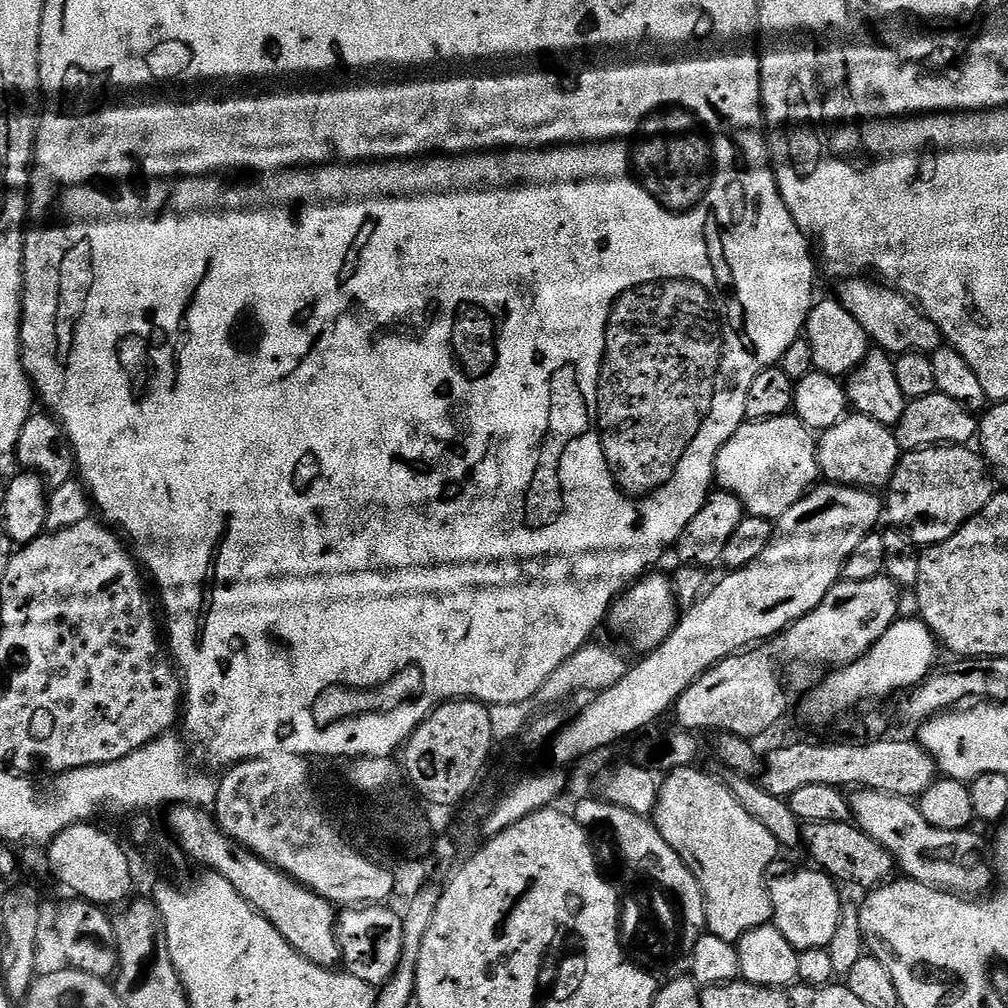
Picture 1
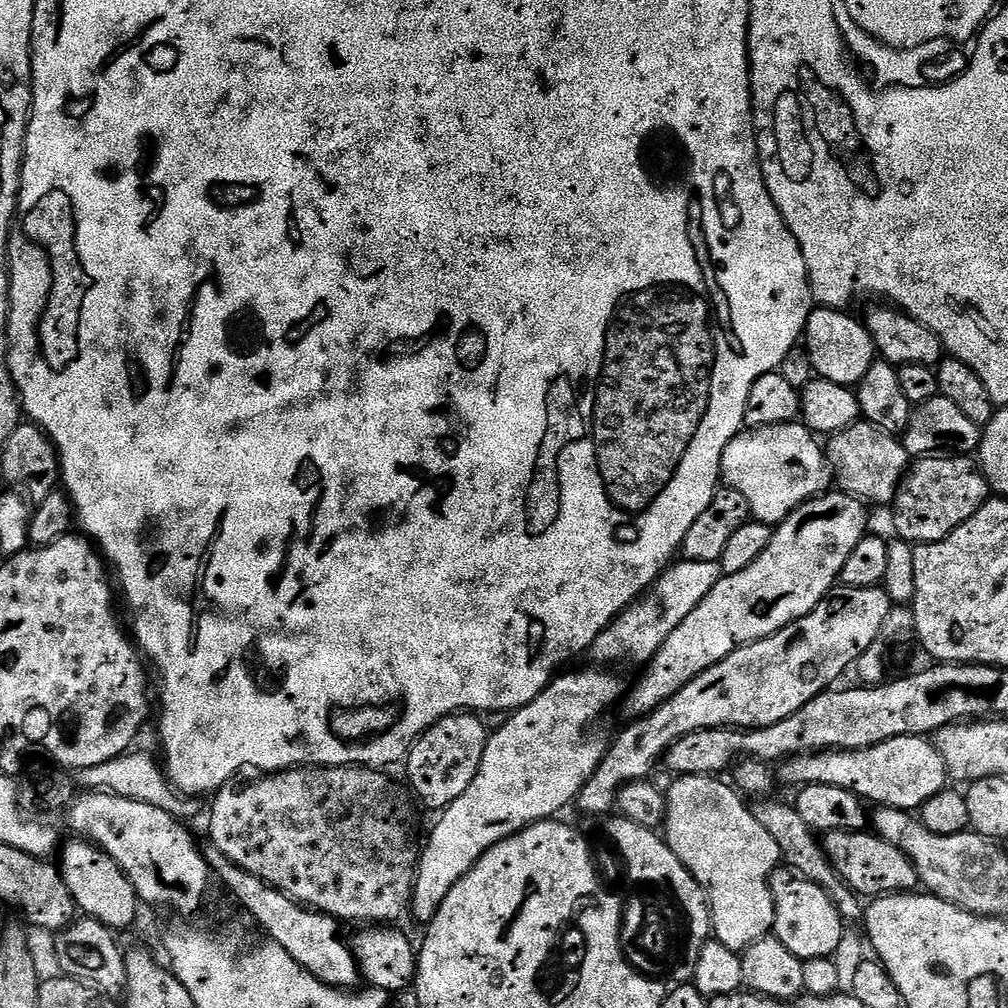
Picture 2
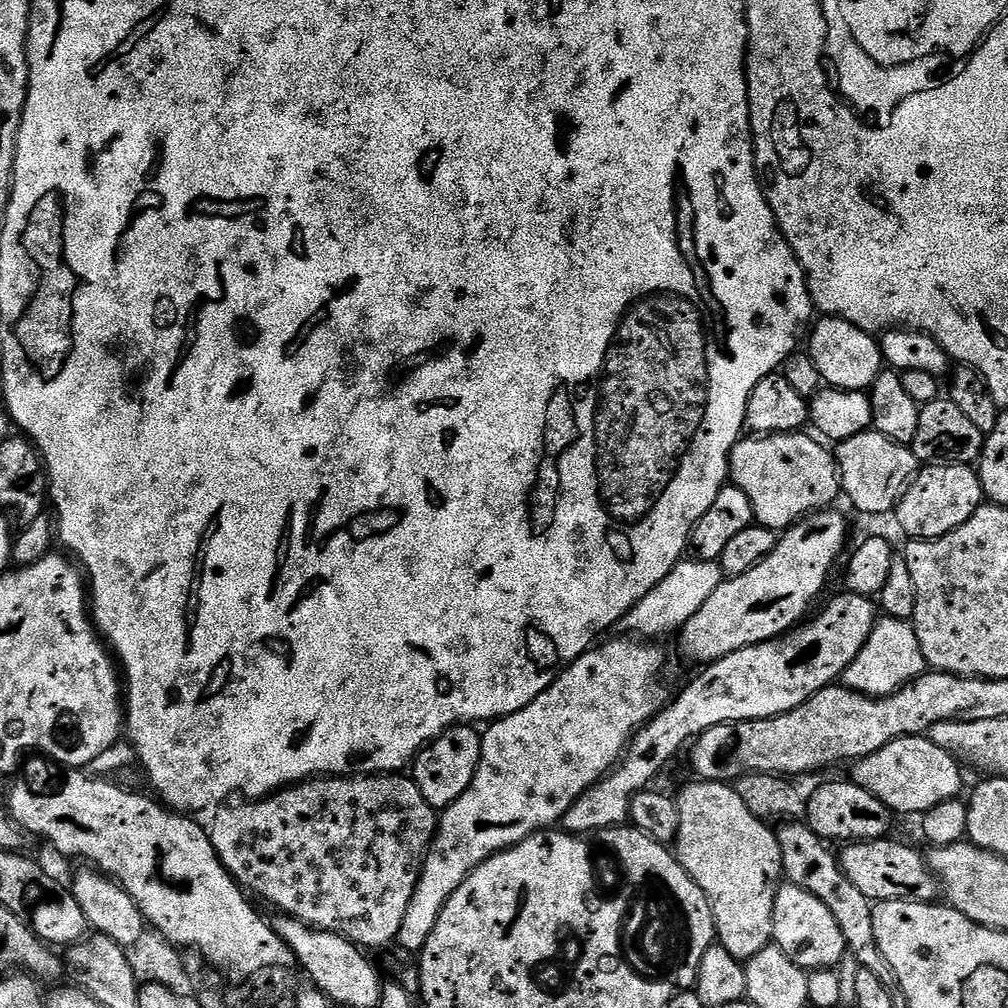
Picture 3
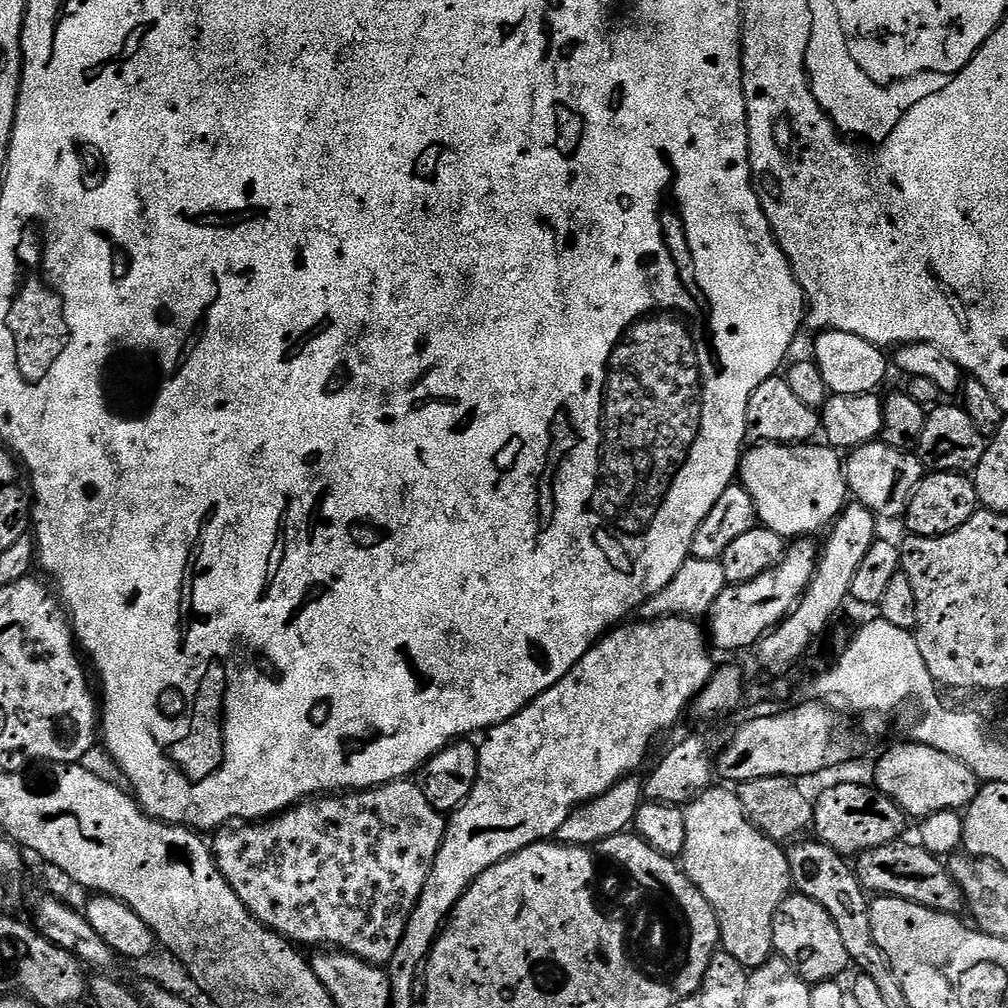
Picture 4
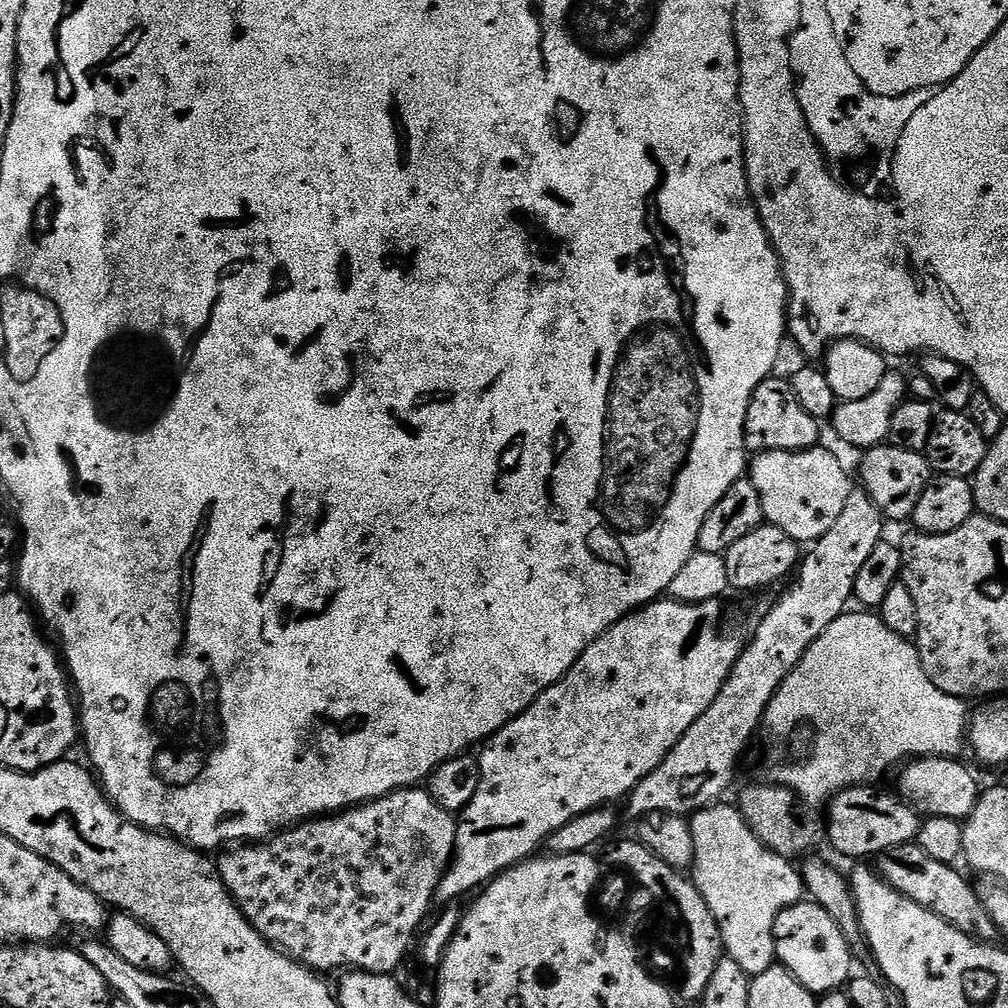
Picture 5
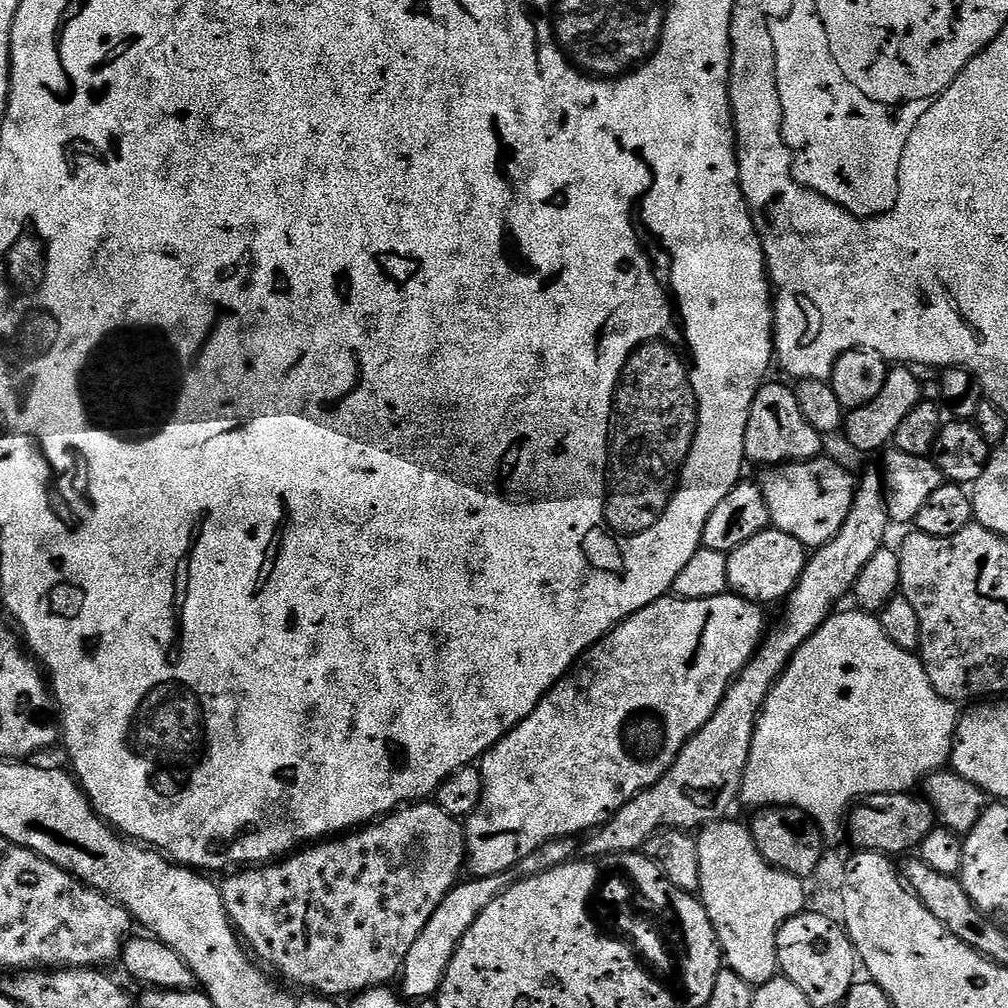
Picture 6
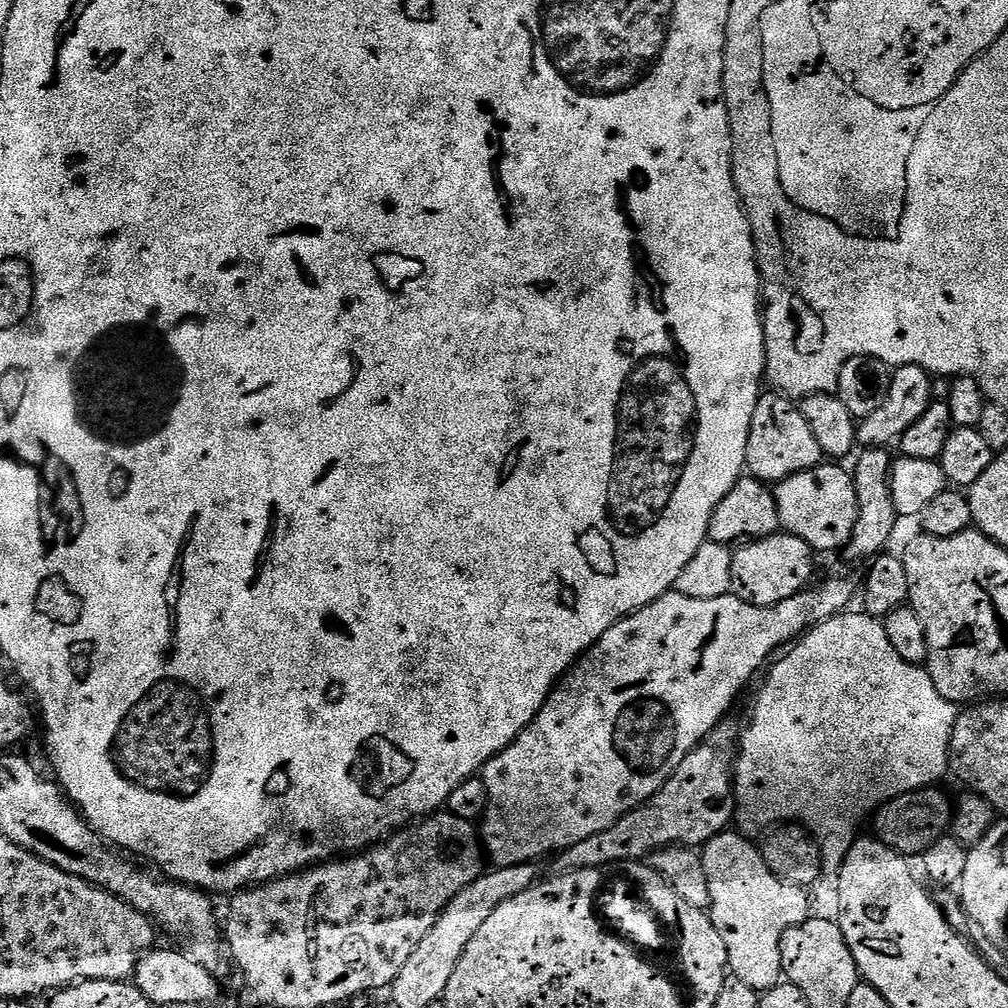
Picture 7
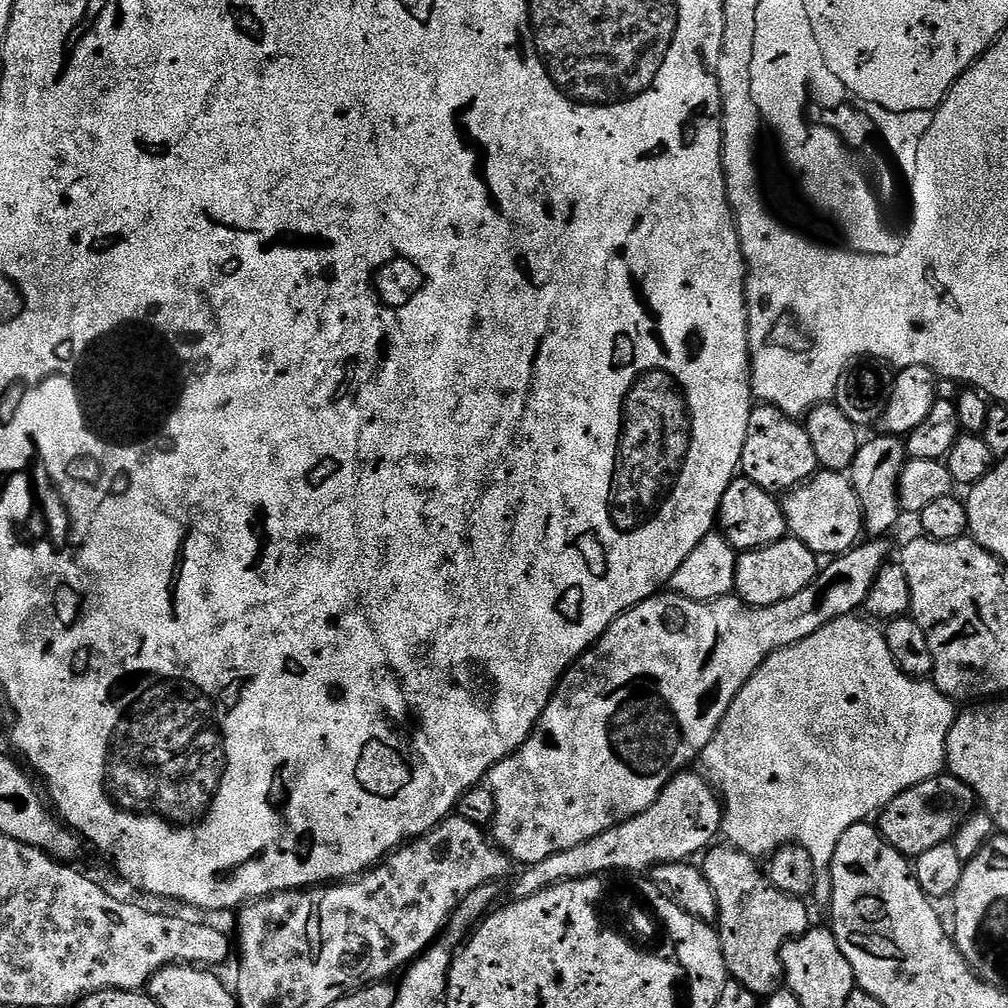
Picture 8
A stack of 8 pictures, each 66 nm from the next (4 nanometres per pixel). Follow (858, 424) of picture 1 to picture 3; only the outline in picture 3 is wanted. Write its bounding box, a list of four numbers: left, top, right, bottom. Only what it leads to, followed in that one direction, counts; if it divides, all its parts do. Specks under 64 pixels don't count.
[835,430,918,516]

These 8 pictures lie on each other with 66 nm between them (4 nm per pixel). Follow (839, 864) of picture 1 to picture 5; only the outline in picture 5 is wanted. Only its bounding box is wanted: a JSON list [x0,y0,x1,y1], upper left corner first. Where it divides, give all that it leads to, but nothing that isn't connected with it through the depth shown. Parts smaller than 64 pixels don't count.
[874,844,1001,944]

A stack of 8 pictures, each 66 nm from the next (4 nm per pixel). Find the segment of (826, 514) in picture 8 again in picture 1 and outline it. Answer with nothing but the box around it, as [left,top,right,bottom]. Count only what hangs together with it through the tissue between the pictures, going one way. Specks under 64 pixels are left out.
[715,414,821,522]

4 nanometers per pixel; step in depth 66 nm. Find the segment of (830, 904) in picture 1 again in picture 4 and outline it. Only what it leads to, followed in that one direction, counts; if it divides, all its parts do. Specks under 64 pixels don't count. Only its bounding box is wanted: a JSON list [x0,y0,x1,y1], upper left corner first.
[772,894,850,985]

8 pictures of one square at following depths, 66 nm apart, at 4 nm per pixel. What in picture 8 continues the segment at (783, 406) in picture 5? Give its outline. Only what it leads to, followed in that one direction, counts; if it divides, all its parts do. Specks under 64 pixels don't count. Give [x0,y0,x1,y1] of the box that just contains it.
[739,403,820,494]

